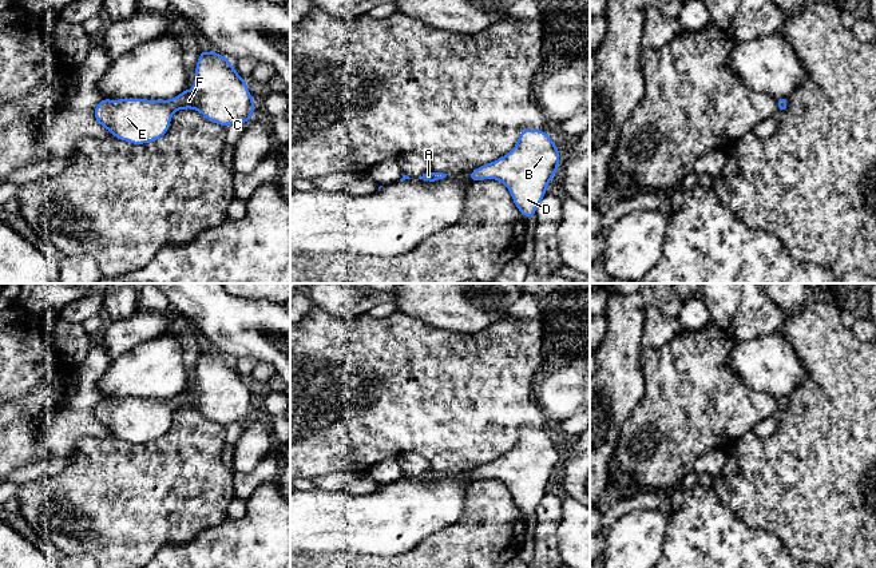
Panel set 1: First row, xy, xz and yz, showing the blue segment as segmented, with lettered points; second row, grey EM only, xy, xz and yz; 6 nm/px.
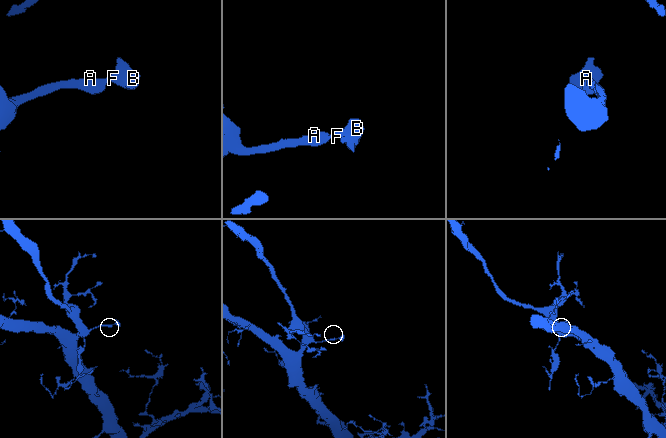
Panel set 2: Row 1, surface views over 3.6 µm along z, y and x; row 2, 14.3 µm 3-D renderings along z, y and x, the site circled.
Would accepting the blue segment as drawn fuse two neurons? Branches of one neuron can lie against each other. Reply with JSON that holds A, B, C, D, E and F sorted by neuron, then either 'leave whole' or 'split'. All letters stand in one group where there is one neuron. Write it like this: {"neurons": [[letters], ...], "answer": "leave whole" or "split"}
{"neurons": [["A", "B", "C", "D", "E", "F"]], "answer": "leave whole"}

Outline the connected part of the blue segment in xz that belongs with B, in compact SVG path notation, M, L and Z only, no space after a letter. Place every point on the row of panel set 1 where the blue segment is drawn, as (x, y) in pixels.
M524 128L511 152L472 170L468 180L503 182L519 211L534 218L548 182L558 171L559 160L556 144L543 130Z

